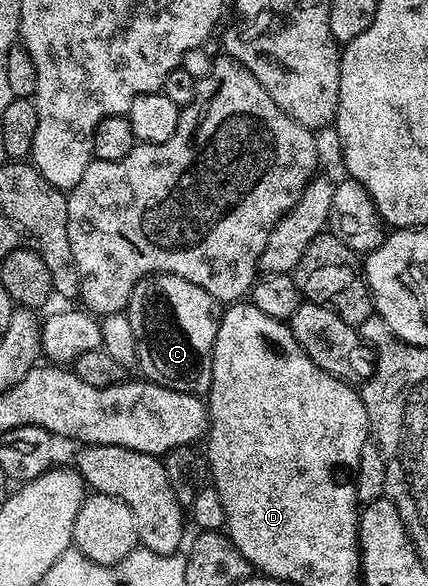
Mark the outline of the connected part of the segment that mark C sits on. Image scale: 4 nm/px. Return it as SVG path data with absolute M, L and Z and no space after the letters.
M157 272L141 278L134 286L128 299L126 315L134 329L136 343L136 364L141 368L143 379L170 390L188 392L192 396L203 397L212 384L212 355L214 342L218 338L218 326L222 315L221 305L202 286L186 282L172 272Z

